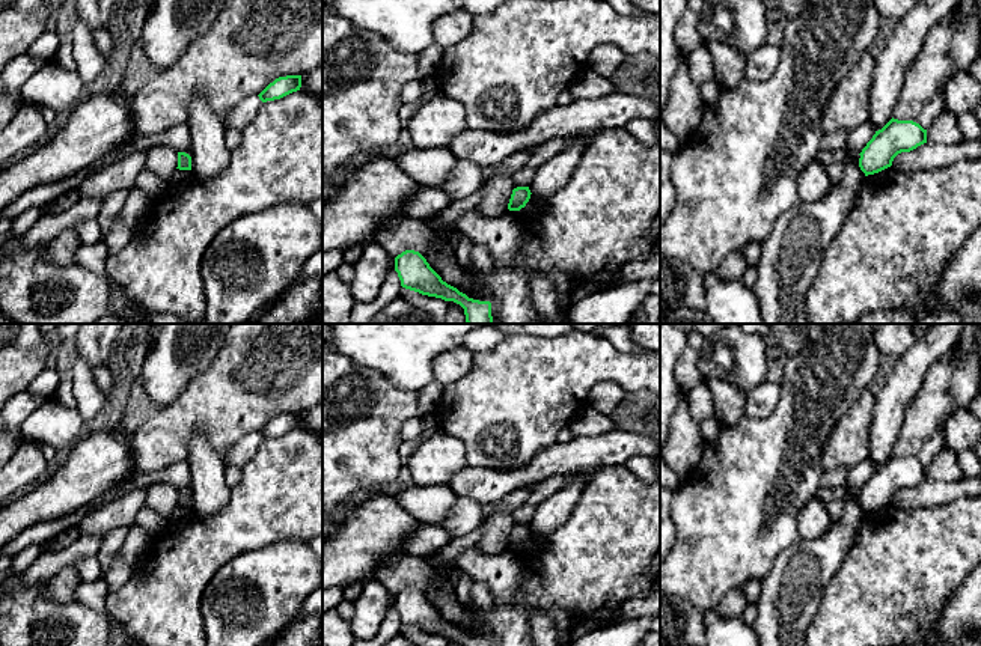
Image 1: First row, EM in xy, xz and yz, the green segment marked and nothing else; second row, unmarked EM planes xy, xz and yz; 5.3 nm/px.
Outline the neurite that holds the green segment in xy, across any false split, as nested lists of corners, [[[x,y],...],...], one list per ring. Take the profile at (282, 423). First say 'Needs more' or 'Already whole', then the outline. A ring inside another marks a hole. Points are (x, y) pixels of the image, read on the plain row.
Already whole. [[[301,413],[279,414],[270,420],[258,434],[262,440],[274,438],[300,428],[300,425]]]

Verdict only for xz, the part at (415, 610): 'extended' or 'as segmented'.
as segmented

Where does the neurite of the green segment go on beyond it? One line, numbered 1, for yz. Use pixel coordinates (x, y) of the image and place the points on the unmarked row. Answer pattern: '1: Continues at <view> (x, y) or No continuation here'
1: No continuation here

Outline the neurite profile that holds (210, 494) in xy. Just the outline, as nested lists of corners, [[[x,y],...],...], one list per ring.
[[[196,434],[188,443],[187,465],[191,476],[191,509],[209,516],[219,513],[229,501],[231,488],[225,483],[225,461],[208,438]]]

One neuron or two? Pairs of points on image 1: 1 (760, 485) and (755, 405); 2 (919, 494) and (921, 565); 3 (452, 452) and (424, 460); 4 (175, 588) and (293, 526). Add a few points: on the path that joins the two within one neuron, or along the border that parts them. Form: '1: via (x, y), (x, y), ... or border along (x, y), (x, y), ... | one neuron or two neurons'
1: border along (779, 392), (779, 401), (764, 417), (745, 414) | two neurons
2: border along (954, 500), (910, 509), (891, 503) | two neurons
3: via (445, 455), (431, 460) | one neuron
4: via (204, 559), (240, 526), (264, 526) | one neuron

